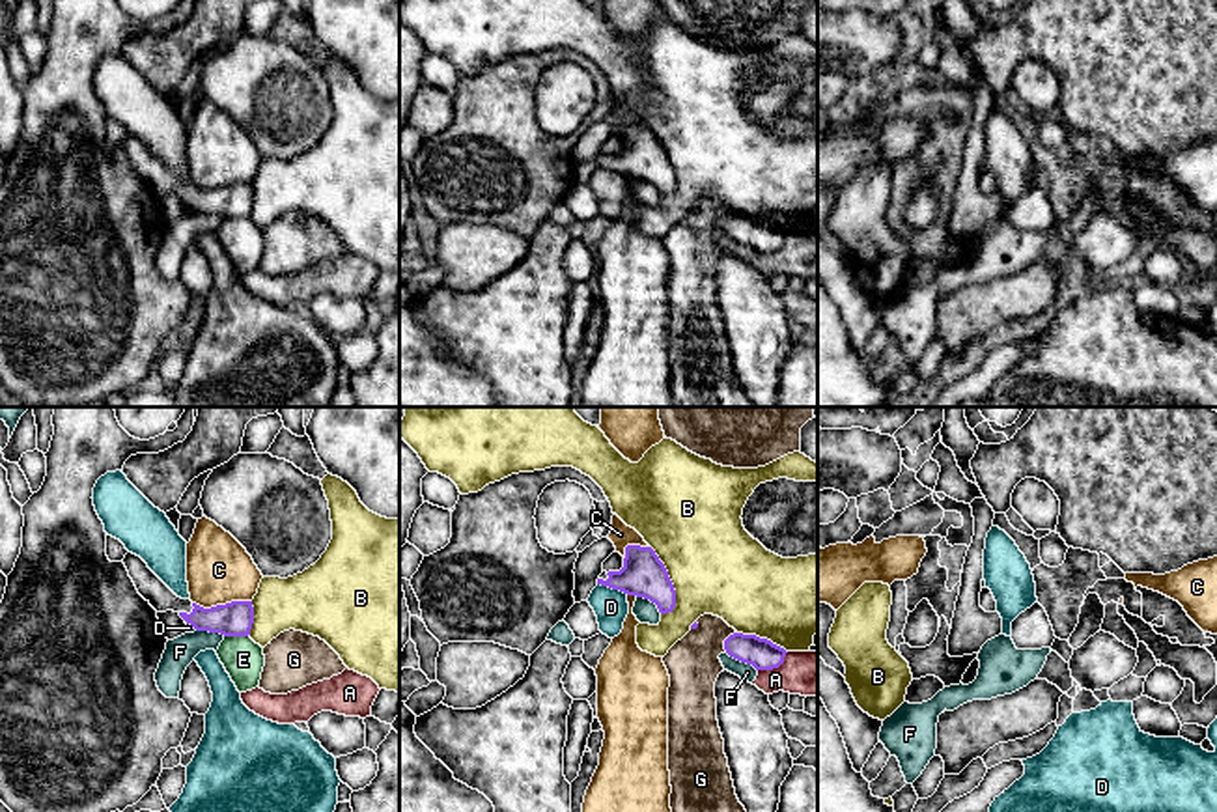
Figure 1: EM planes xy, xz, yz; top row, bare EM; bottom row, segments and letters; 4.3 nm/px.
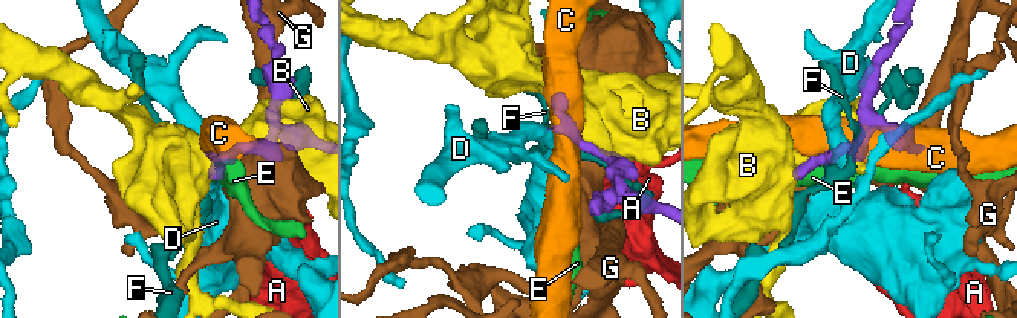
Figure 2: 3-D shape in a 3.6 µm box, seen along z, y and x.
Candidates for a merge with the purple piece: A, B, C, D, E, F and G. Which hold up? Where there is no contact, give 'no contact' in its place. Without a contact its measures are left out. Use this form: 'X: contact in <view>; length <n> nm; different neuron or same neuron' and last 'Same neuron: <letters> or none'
A: contact in xz; length 160 nm; different neuron
B: contact in xz; length 320 nm; different neuron
C: contact in xy; length 260 nm; different neuron
D: contact in xz; length 140 nm; different neuron
E: contact in xy; length 100 nm; different neuron
F: contact in xz; length 160 nm; different neuron
G: contact in xz; length 110 nm; different neuron
Same neuron: none

